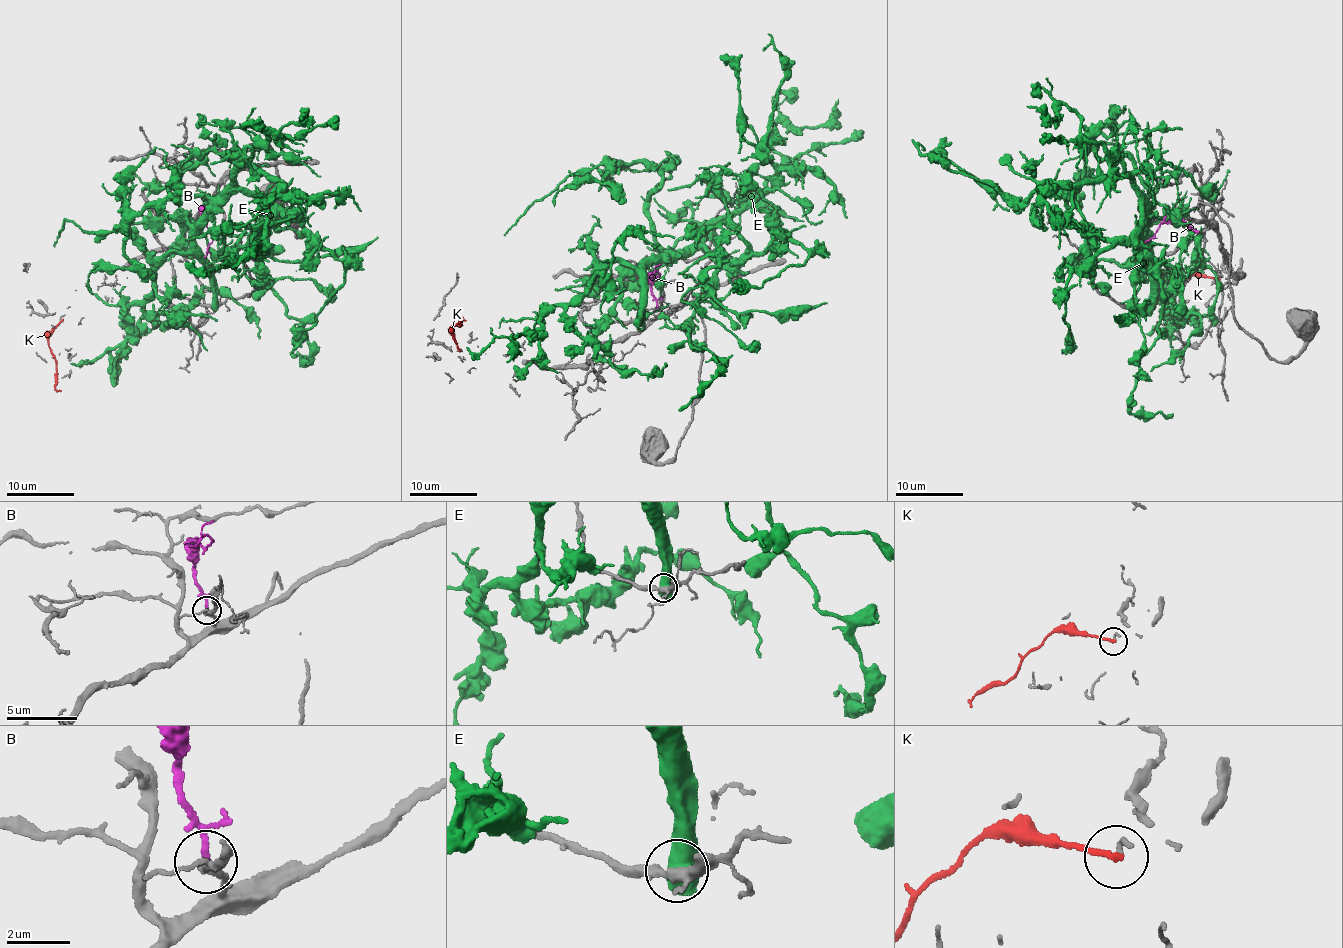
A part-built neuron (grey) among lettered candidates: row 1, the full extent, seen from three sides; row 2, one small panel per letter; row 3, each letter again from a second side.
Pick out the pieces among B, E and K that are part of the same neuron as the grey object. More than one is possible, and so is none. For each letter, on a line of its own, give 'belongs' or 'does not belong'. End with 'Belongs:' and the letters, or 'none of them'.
B: does not belong
E: does not belong
K: does not belong
Belongs: none of them

